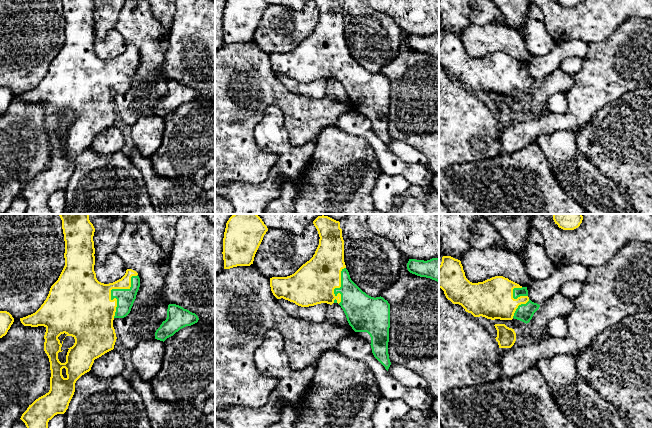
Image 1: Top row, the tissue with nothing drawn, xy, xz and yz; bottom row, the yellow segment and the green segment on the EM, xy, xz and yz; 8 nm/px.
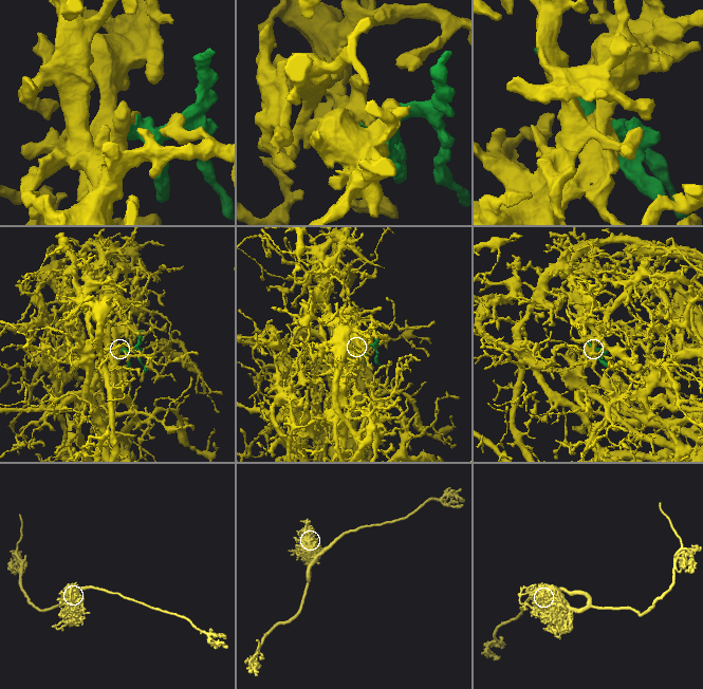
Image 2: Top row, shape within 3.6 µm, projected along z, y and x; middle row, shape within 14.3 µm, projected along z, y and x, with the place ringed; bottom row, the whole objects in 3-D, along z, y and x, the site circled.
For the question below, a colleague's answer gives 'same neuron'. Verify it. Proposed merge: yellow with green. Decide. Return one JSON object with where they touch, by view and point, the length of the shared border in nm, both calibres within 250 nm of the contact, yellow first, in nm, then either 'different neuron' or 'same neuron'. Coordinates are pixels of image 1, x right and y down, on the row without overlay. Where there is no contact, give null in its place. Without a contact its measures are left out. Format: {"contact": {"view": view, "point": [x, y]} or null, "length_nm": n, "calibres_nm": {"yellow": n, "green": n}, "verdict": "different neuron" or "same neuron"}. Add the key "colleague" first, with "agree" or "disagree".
{"colleague": "agree", "contact": {"view": "xy", "point": [112, 64]}, "length_nm": 400, "calibres_nm": {"yellow": 420, "green": 140}, "verdict": "same neuron"}

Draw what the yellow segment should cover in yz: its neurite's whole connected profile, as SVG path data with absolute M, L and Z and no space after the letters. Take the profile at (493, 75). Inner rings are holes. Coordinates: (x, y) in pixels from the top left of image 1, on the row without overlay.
M443 32L439 42L439 64L448 76L461 81L474 93L495 96L517 95L529 99L540 81L528 73L527 63L495 52L483 58L470 58L461 37Z

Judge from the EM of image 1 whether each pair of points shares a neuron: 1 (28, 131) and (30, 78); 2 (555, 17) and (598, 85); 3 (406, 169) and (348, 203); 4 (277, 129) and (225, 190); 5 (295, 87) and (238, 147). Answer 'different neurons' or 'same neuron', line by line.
1: different neurons
2: different neurons
3: different neurons
4: same neuron
5: different neurons

